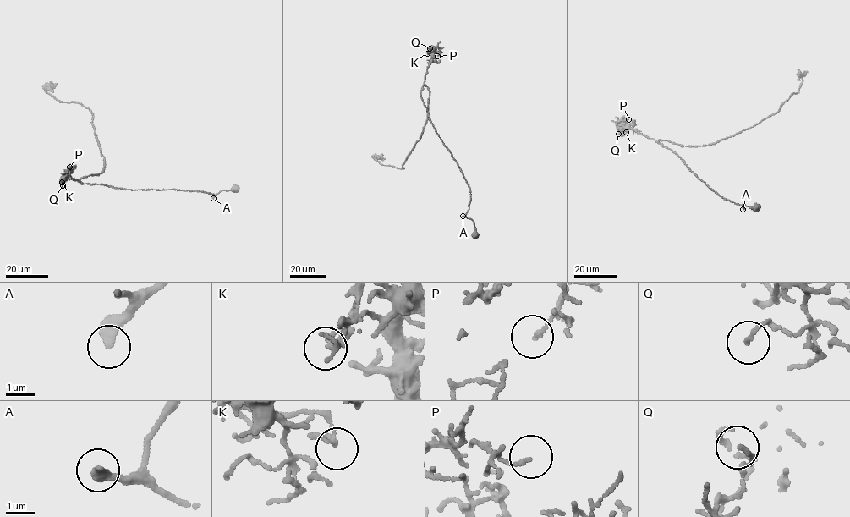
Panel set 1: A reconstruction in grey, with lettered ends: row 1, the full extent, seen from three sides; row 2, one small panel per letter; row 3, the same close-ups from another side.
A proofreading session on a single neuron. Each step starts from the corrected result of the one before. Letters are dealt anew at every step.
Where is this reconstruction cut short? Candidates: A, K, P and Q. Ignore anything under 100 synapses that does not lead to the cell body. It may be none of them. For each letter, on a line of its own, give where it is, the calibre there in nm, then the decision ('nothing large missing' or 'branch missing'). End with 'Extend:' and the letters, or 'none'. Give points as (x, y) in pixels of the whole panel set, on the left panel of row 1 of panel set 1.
A: place (213, 198); calibre 440 nm; nothing large missing
K: place (62, 182); calibre 180 nm; nothing large missing
P: place (69, 167); calibre 140 nm; nothing large missing
Q: place (63, 185); calibre 130 nm; nothing large missing
Extend: none

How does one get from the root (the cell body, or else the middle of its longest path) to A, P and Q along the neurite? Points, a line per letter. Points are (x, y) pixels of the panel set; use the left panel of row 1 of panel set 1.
A: (84, 177), (79, 180), (81, 184), (100, 184), (132, 189), (199, 190), (213, 193), (213, 198)
P: (84, 177), (78, 180), (70, 178), (68, 175), (64, 178), (69, 167)
Q: (84, 177), (75, 181), (68, 175), (64, 177), (63, 185)

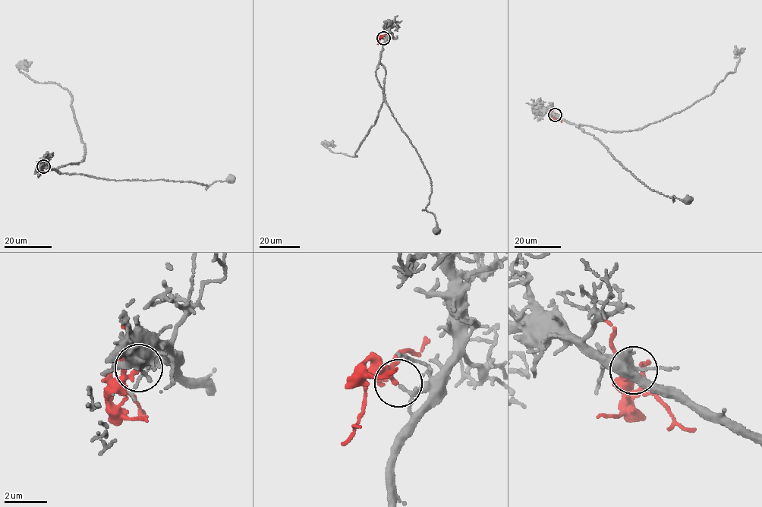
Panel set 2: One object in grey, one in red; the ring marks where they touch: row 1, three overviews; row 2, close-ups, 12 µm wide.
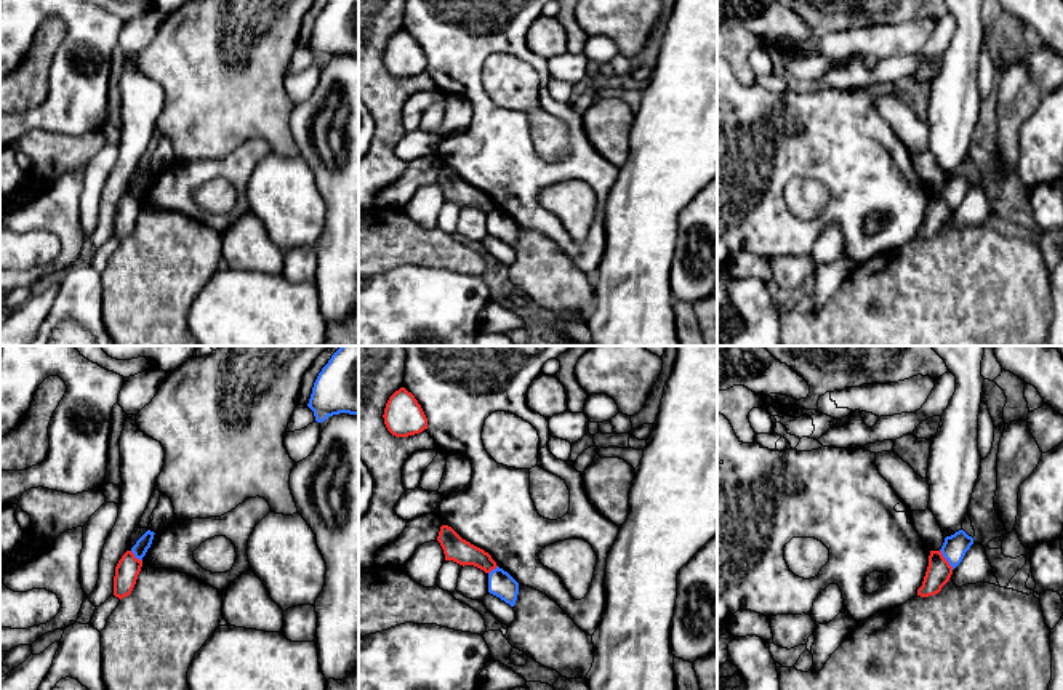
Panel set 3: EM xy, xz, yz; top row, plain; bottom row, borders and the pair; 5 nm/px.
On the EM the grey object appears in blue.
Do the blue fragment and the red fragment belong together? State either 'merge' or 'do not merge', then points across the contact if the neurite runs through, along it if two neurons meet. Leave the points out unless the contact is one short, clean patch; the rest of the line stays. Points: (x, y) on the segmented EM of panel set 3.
do not merge | along yz (940, 549), (953, 569)

